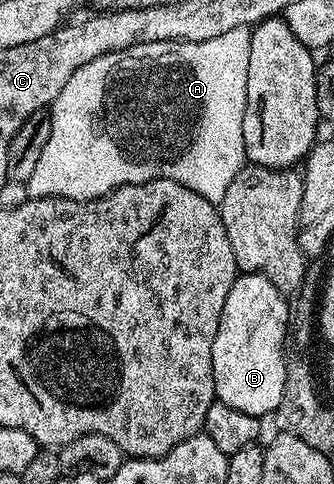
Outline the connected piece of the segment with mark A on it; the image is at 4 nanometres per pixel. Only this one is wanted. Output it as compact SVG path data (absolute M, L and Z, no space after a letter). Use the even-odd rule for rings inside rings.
M246 27L230 29L230 33L222 33L222 37L210 37L210 41L194 41L193 43L179 43L179 41L154 41L146 45L134 45L121 51L111 51L86 65L82 65L62 85L62 93L53 101L50 114L50 137L46 146L42 148L42 157L38 157L38 165L34 173L28 178L28 193L31 198L45 199L51 195L58 199L73 199L79 203L85 203L88 199L101 199L103 195L109 195L117 191L119 187L145 183L151 179L173 179L186 189L194 189L206 201L217 205L226 197L226 188L230 181L238 177L238 173L246 166L244 154L244 142L242 141L242 121L246 113L246 73L250 73L250 37L251 30Z

